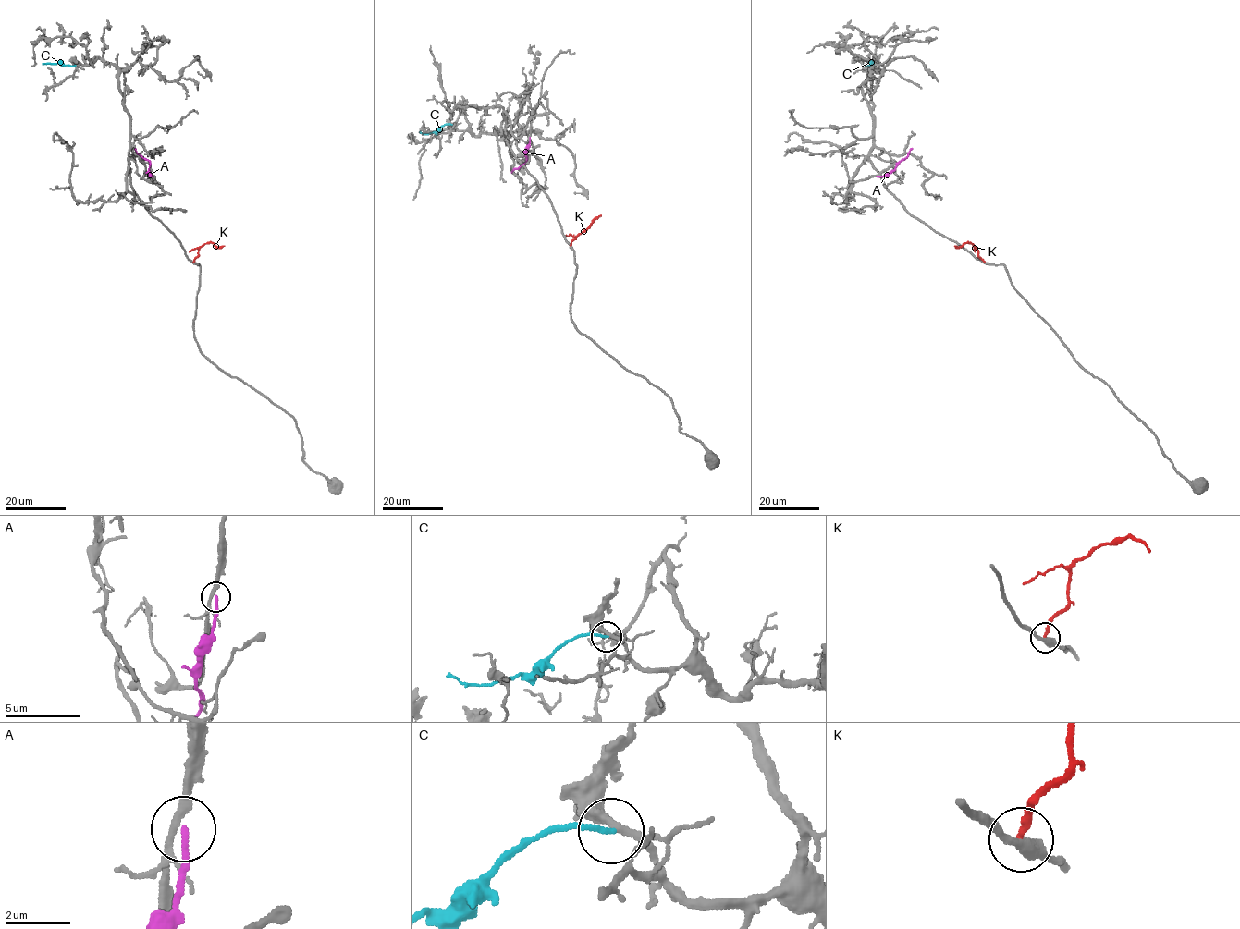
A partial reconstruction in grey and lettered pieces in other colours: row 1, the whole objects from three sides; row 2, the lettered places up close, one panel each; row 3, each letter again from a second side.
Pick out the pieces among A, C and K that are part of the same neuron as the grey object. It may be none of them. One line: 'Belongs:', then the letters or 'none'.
Belongs: C

